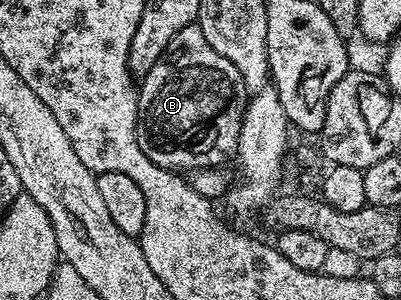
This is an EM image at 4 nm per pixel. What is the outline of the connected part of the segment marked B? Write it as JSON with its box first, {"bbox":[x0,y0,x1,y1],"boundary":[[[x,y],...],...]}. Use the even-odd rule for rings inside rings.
{"bbox":[135,24,249,172],"boundary":[[[198,24],[181,28],[169,48],[142,78],[139,115],[135,121],[141,152],[166,170],[194,172],[219,168],[226,158],[234,159],[249,95],[245,80],[225,56],[213,52]]]}

